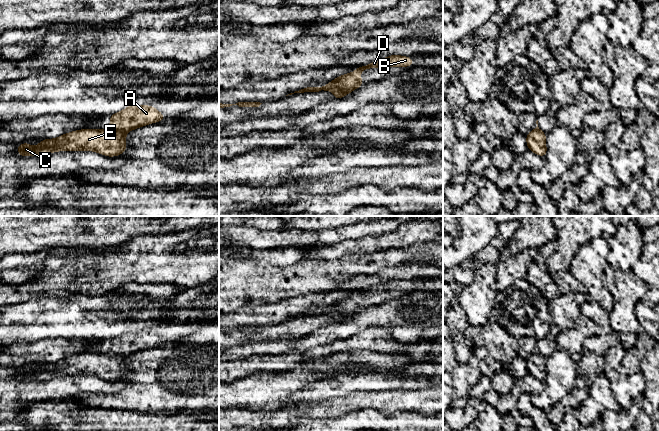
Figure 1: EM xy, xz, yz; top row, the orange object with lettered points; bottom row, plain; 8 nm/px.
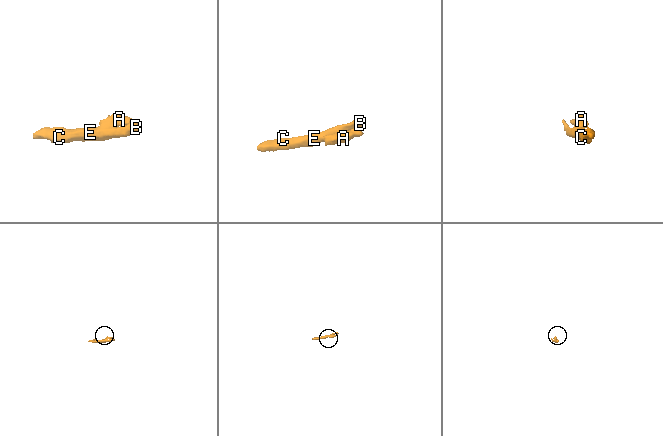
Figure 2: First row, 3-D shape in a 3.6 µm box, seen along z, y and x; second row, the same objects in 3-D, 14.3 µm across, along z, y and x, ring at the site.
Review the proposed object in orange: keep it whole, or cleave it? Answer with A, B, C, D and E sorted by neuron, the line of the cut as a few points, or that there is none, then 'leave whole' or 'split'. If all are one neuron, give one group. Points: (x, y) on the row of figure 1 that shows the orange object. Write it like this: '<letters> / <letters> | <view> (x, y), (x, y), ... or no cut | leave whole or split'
A / B C D E | xz (362, 83), (356, 84), (351, 88), (334, 87), (331, 90) | split

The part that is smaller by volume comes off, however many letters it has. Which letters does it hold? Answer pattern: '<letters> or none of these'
A

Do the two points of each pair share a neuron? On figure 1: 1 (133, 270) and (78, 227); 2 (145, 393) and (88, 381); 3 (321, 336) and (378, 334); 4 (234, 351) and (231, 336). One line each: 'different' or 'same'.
1: different
2: different
3: different
4: different

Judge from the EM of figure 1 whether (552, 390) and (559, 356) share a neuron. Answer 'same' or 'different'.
same

